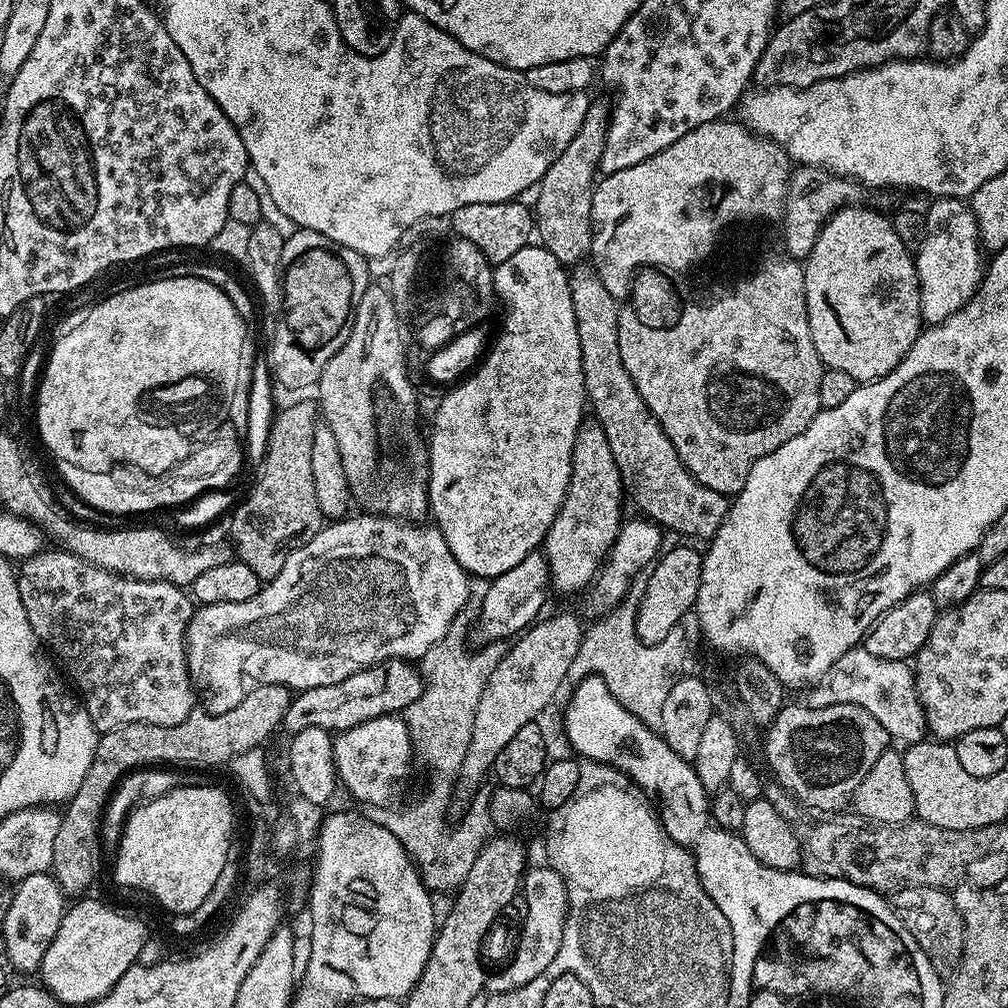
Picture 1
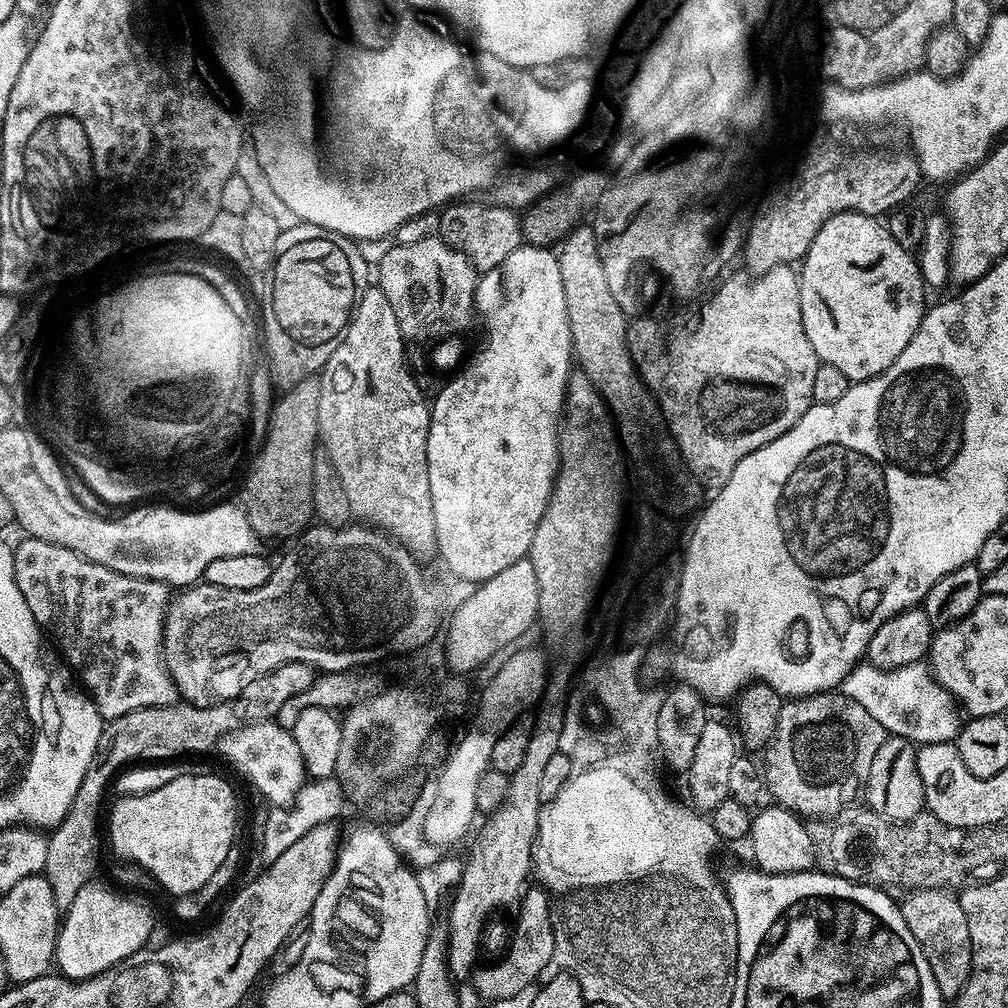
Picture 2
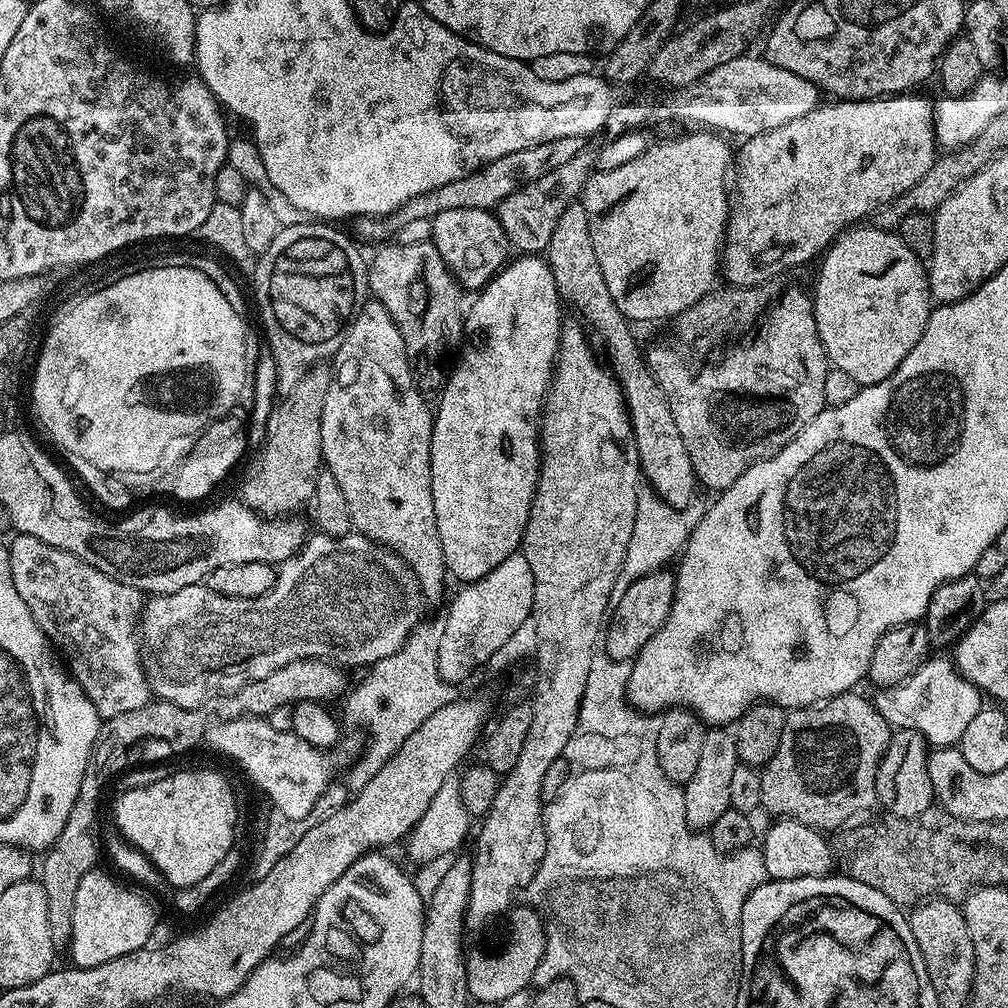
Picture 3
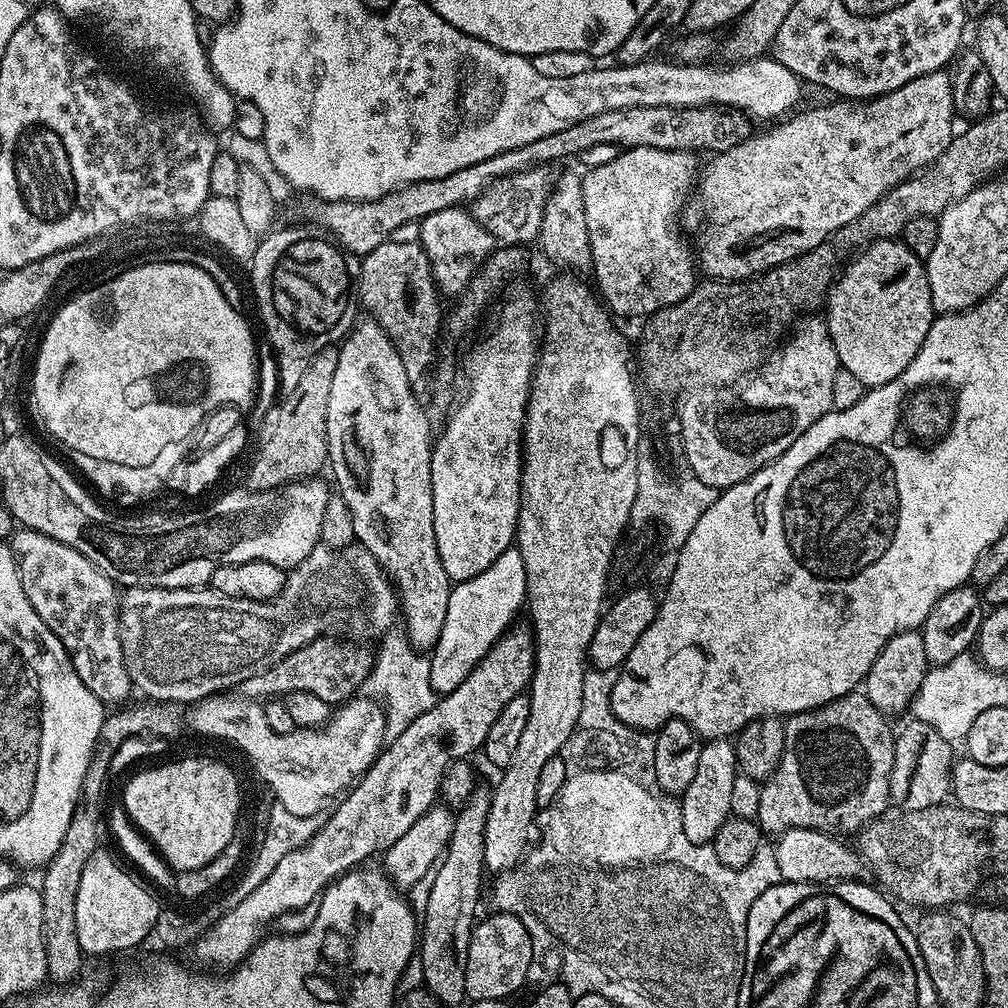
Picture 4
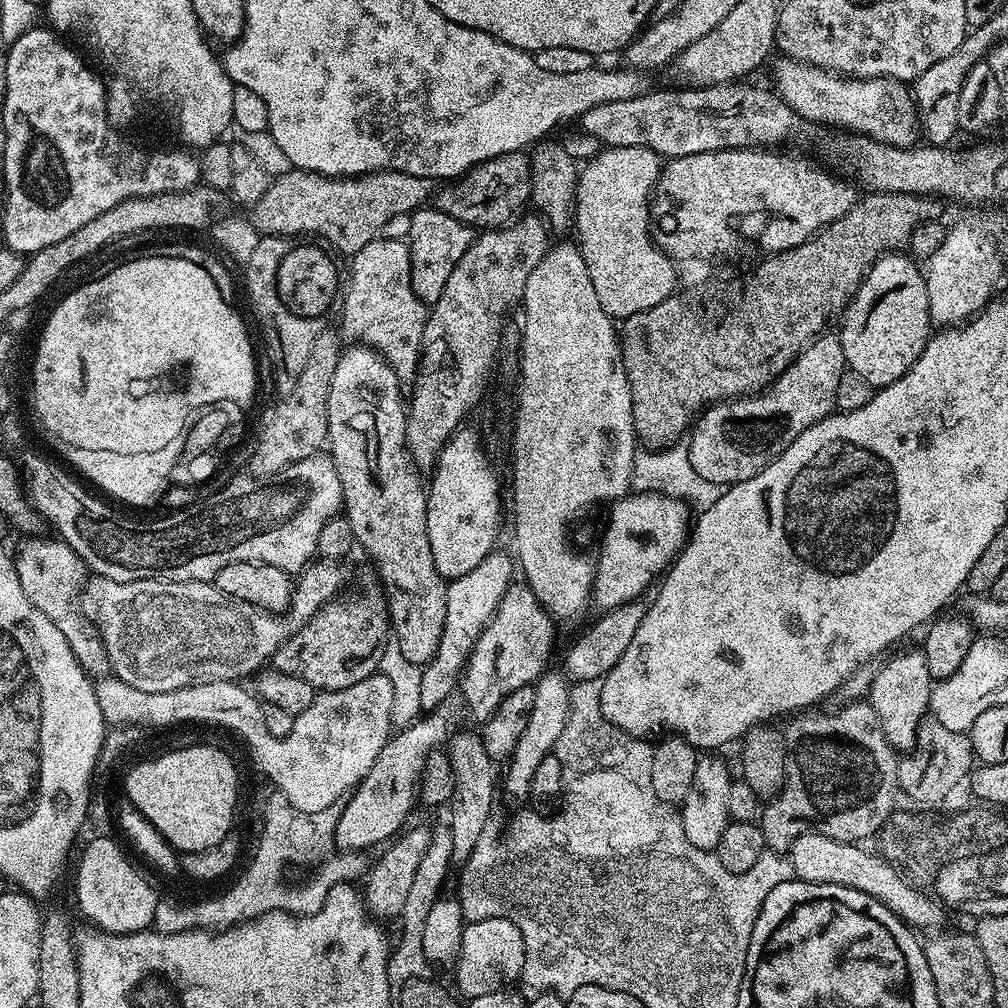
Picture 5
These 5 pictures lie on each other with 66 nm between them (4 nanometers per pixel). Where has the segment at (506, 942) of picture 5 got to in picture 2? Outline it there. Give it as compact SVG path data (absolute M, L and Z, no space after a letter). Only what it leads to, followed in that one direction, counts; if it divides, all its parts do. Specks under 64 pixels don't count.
M529 887L519 901L520 913L516 916L516 929L512 932L512 945L509 946L508 953L497 964L492 964L489 968L477 967L471 977L470 983L476 987L477 994L484 1000L512 1000L519 992L526 991L527 993L545 975L544 967L552 964L554 954L553 905L550 903L549 893L543 887L535 887Z

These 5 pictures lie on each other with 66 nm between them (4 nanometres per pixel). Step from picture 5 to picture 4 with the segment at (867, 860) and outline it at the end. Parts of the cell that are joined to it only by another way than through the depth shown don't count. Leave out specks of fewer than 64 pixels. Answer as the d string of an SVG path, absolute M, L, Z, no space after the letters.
M791 828L775 841L778 869L781 881L790 884L826 884L842 880L859 881L865 875L866 865L855 847L843 844L831 832L819 832L813 828Z

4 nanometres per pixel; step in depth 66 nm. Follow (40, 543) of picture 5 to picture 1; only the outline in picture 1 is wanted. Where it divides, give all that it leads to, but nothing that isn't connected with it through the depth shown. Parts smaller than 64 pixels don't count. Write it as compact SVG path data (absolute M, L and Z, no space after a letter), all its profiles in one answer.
M63 550L55 551L40 551L36 556L25 559L19 565L16 578L18 590L22 598L22 606L26 606L26 618L30 618L30 626L34 630L34 634L40 639L41 645L59 661L62 668L62 663L64 663L65 670L72 675L73 681L71 680L71 683L74 685L75 691L82 697L84 709L90 714L97 733L103 734L127 724L178 726L182 722L186 722L186 718L197 707L196 696L198 697L197 689L192 682L192 676L188 673L186 637L188 635L188 623L192 621L194 611L194 604L189 593L179 584L170 584L166 580L136 580L132 576L122 576L119 572L102 570L98 566L86 562L81 556L75 556Z

